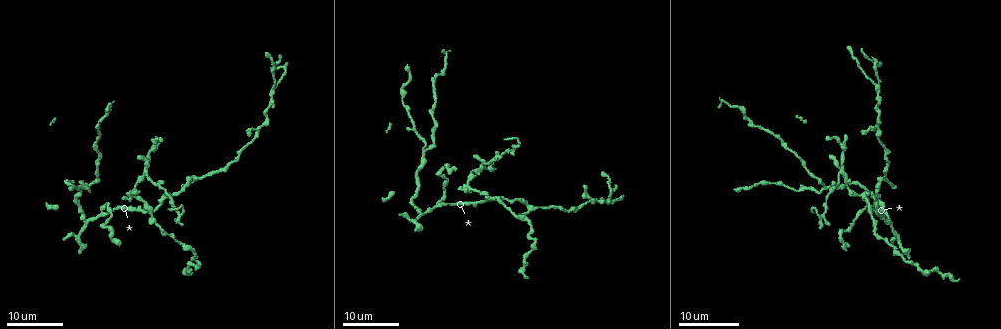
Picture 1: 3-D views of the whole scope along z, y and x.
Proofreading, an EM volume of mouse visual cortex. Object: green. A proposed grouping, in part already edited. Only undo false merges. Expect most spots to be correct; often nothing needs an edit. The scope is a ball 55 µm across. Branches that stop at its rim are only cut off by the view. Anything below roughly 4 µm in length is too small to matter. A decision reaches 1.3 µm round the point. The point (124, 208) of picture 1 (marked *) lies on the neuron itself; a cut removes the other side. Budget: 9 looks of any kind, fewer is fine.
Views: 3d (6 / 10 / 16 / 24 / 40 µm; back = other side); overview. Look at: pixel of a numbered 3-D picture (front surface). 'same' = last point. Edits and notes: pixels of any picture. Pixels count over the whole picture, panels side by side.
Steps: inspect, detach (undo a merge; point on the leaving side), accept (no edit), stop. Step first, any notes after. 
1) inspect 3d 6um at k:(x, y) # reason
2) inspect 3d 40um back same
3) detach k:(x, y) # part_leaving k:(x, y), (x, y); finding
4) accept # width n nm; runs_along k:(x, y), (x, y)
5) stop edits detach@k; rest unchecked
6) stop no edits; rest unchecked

inspect 3d 16um at 1:(437, 204) # two arms in line, one across

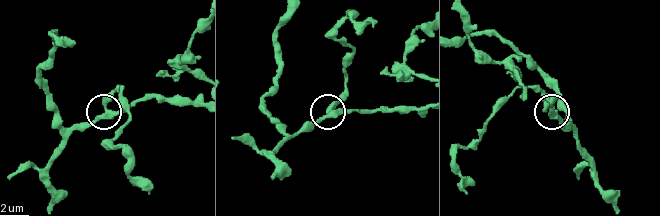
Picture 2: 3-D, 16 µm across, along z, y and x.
inspect 3d 6um at 2:(103, 113)

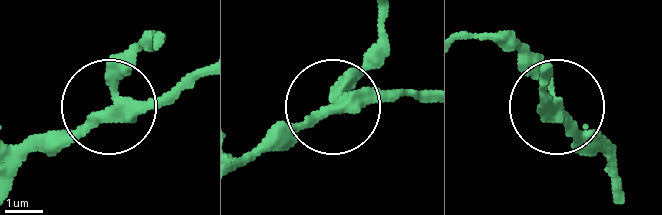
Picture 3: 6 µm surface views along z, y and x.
accept # arms 3; runs_along 3:(428, 95), (336, 104), (377, 50); one neuron here

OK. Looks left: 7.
inspect 3d 24um at 1:(145, 172) # arms part here

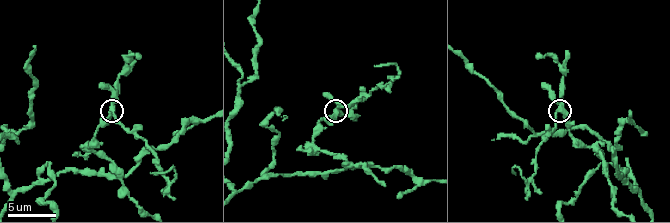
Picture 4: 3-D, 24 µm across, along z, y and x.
inspect 3d 6um at 4:(335, 110)

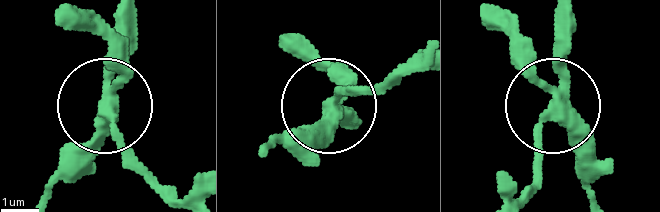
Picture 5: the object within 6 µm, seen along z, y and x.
accept # side_arm 9 um; runs_along 5:(593, 194), (587, 156), (552, 98), (562, 12); one neuron here

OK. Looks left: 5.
inspect 3d 16um at 4:(528, 179) # small branch off a trunk

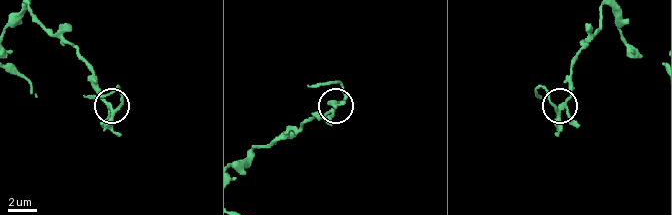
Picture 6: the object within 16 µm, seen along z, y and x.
accept # runs_along 6:(30, 10), (72, 46), (112, 106), (121, 100), (119, 86); one neuron here

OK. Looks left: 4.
inspect 3d 24um at 1:(272, 90) # three arms meet

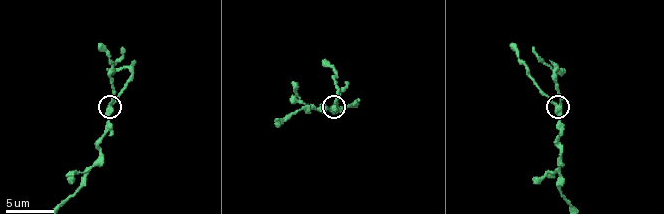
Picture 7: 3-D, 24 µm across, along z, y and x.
inspect 3d 10um at 7:(557, 105)

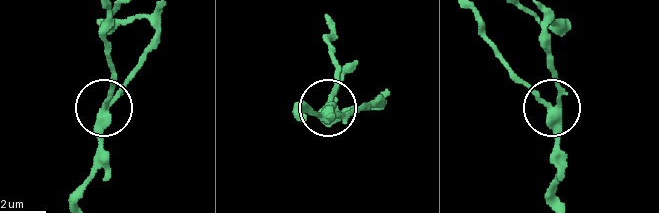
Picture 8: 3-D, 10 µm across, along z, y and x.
accept # width 280 nm; one neuron here

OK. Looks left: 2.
stop no edits; rest unchecked

